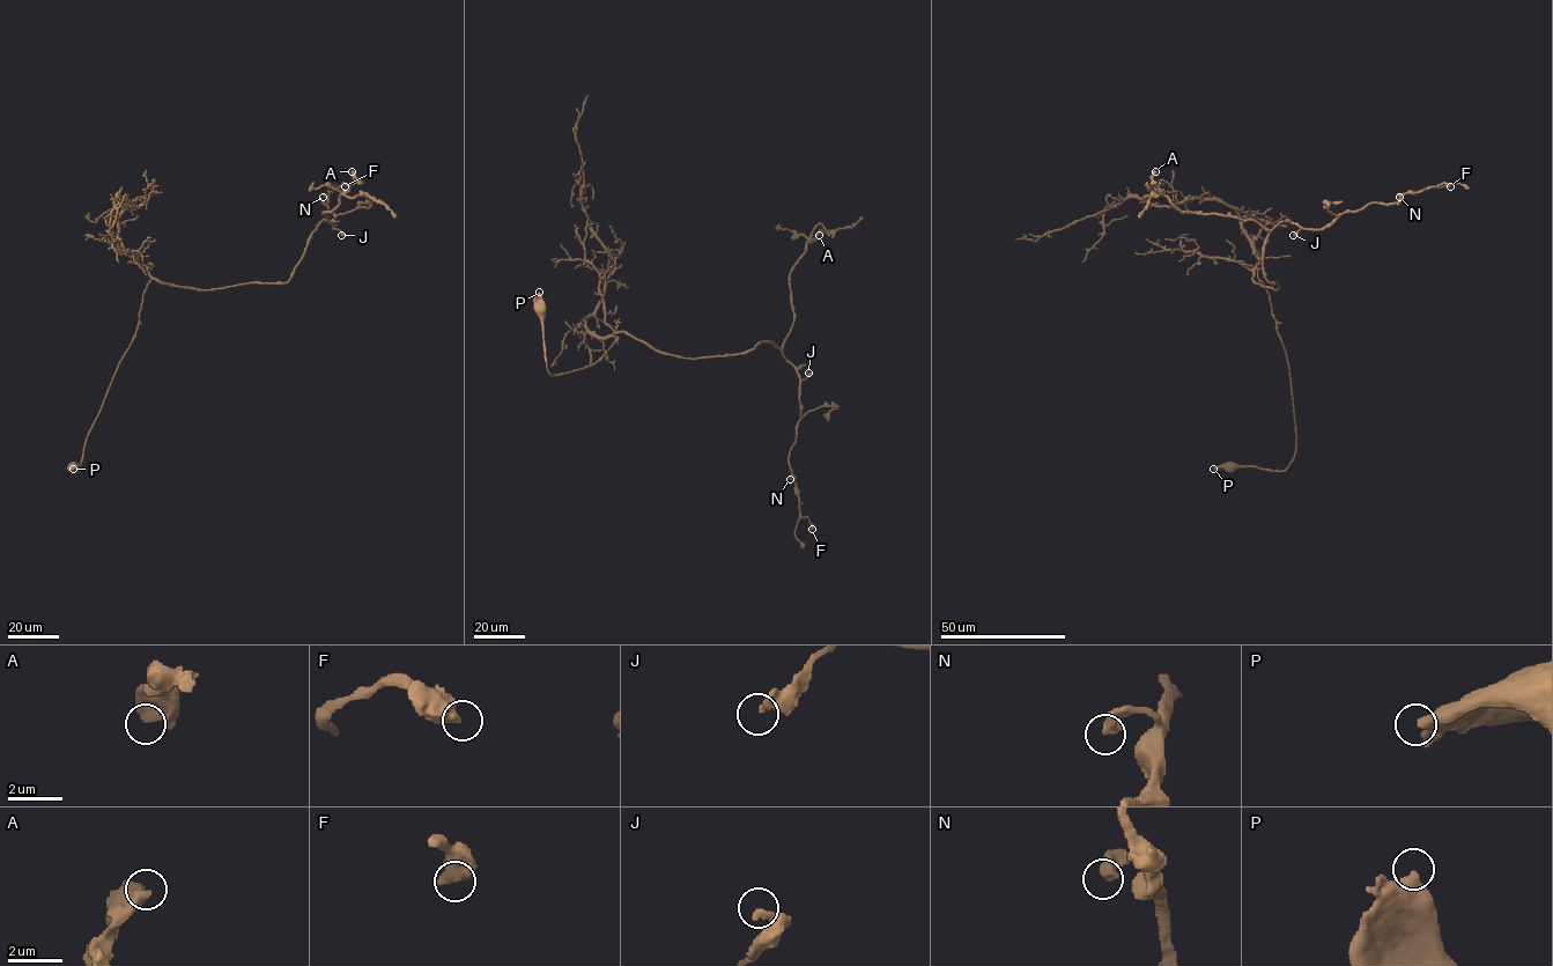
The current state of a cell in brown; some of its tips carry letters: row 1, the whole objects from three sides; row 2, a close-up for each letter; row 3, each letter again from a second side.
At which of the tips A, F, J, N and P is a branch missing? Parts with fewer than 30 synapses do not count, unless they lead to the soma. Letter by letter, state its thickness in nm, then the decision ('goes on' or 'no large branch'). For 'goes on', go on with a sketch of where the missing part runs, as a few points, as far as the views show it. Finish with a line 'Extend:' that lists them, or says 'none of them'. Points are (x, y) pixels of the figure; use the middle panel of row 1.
A: calibre 320 nm; no large branch
F: calibre 600 nm; no large branch
J: calibre 280 nm; no large branch
N: calibre 440 nm; no large branch
P: calibre 550 nm; no large branch
Extend: none of them

